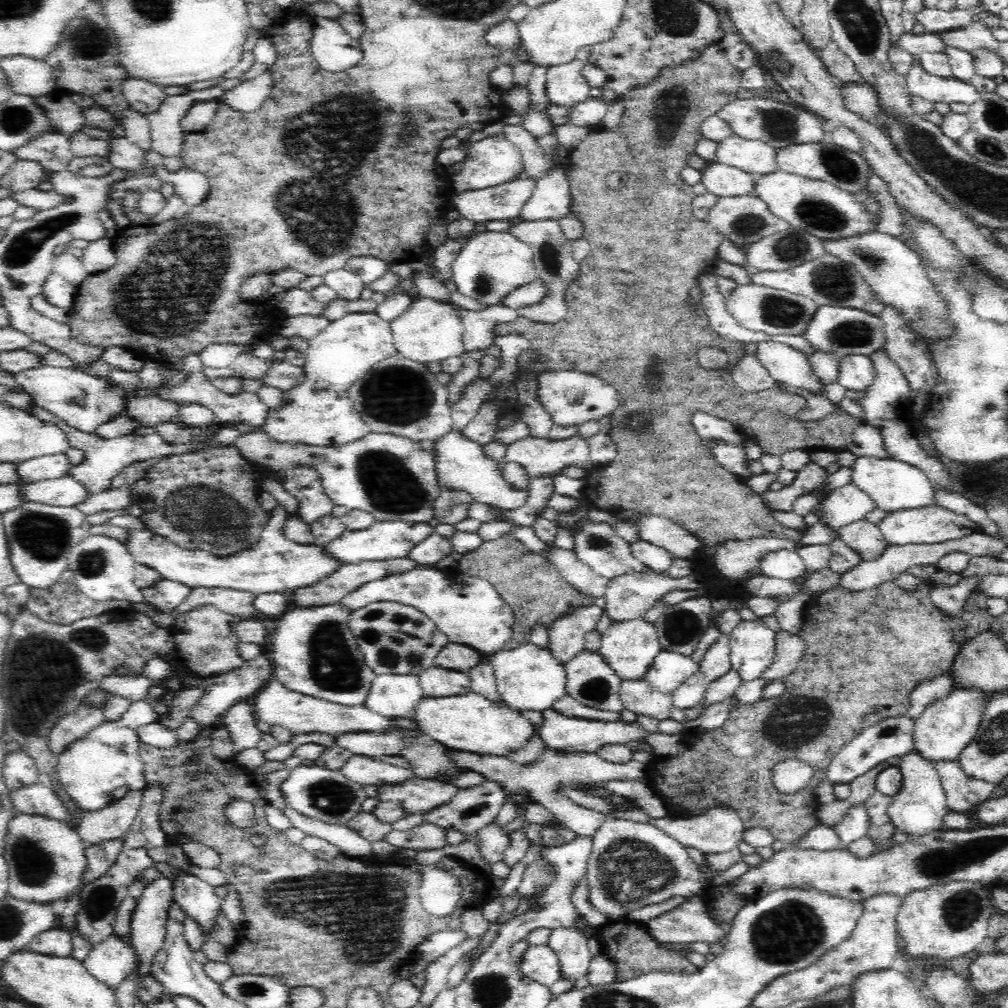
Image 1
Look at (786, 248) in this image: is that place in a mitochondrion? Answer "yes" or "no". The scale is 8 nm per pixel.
yes

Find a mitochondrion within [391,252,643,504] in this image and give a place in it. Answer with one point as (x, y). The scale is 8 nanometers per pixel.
(483, 284)

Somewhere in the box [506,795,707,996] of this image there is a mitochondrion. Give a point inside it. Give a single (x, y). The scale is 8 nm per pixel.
(628, 870)

